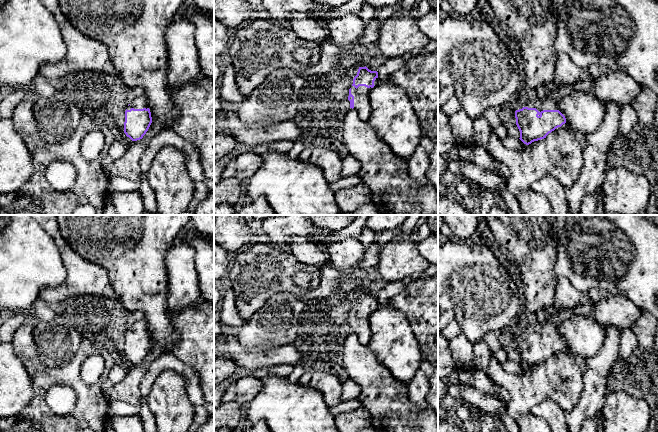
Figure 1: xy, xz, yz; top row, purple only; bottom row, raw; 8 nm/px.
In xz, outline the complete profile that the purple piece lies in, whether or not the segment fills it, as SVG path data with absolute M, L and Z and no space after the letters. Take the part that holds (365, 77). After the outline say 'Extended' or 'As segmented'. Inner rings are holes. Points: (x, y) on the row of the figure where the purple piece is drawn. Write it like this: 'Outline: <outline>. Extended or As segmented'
Outline: M366 66L359 67L357 75L353 79L352 87L349 89L348 100L350 101L350 108L354 109L363 121L367 121L370 117L369 92L379 83L377 71L371 71Z. Extended

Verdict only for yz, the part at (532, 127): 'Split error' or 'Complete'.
Split error

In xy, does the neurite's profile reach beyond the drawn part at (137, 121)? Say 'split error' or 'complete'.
split error

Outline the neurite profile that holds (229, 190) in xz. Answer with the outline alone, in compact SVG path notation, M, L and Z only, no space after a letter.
M226 178L214 184L214 206L227 203L238 206L238 200L245 192L245 182Z

